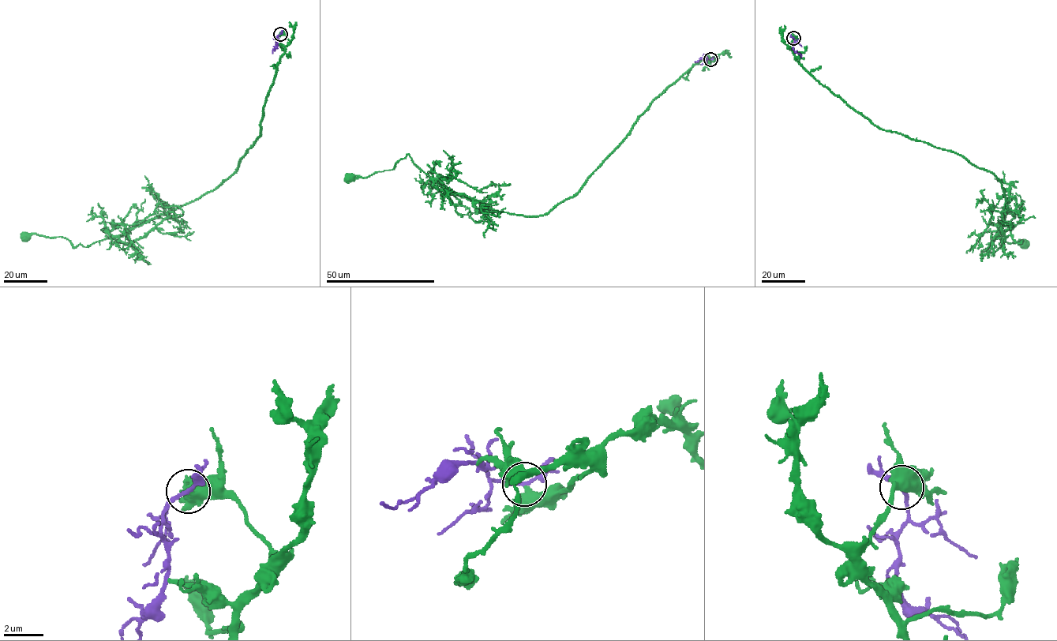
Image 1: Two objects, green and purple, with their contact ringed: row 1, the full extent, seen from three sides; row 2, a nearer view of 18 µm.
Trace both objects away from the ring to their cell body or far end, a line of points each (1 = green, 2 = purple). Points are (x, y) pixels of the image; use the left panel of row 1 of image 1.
1: (280, 34), (290, 42), (264, 105), (260, 135), (217, 187), (88, 247), (73, 247), (58, 236), (25, 234)
2: (279, 34), (272, 54)

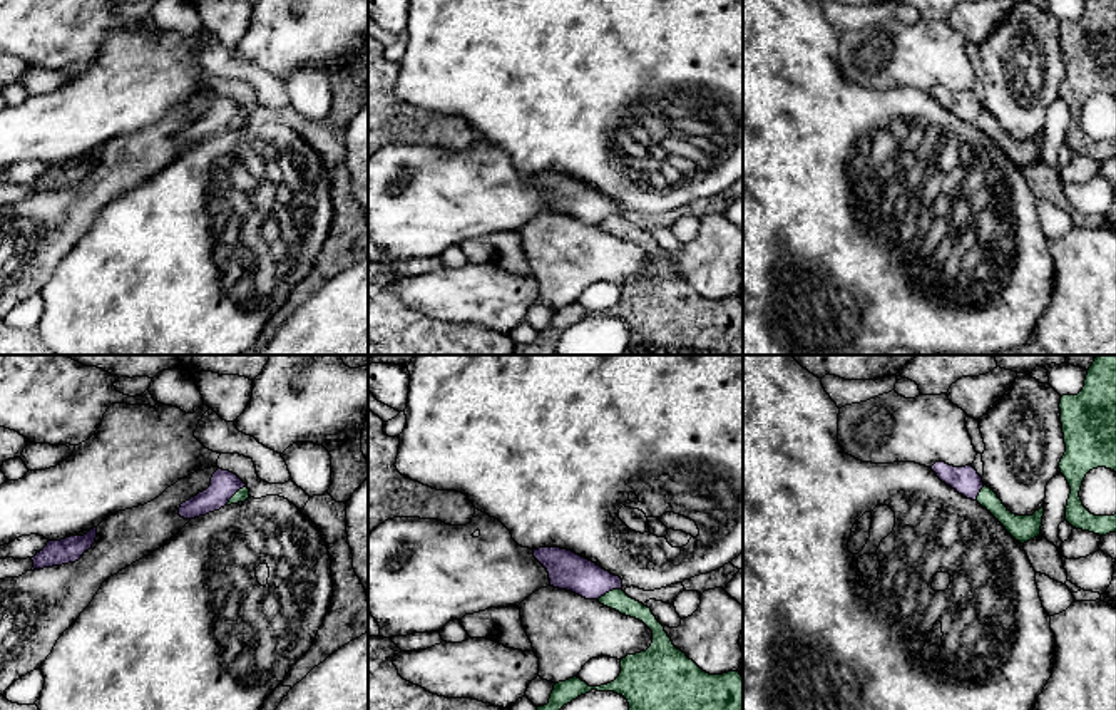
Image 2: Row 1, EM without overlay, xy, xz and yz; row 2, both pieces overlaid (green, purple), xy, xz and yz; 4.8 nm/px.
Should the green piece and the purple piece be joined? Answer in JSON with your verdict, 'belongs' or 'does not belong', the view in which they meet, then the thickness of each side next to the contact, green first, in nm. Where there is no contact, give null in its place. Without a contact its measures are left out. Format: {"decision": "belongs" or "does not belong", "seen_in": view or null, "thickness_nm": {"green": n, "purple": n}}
{"decision": "does not belong", "seen_in": "xz", "thickness_nm": {"green": 100, "purple": 180}}

